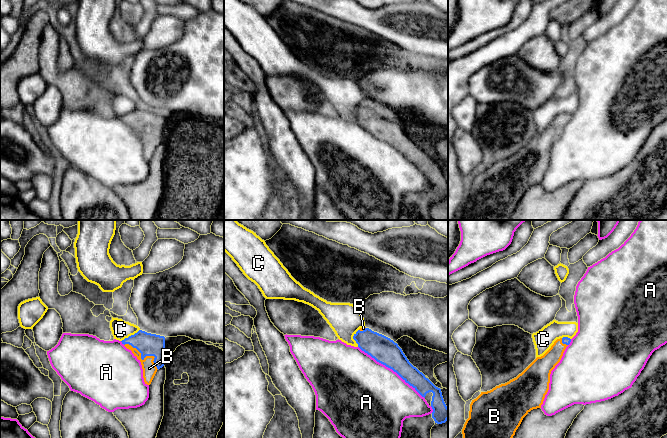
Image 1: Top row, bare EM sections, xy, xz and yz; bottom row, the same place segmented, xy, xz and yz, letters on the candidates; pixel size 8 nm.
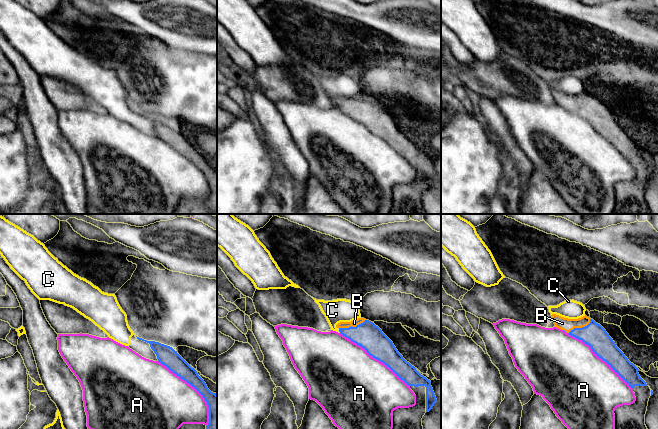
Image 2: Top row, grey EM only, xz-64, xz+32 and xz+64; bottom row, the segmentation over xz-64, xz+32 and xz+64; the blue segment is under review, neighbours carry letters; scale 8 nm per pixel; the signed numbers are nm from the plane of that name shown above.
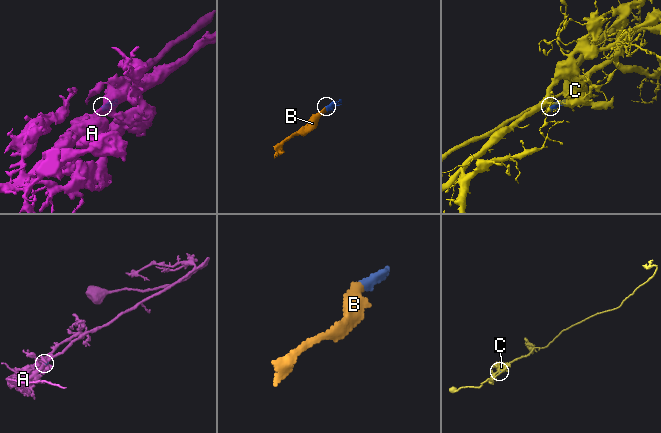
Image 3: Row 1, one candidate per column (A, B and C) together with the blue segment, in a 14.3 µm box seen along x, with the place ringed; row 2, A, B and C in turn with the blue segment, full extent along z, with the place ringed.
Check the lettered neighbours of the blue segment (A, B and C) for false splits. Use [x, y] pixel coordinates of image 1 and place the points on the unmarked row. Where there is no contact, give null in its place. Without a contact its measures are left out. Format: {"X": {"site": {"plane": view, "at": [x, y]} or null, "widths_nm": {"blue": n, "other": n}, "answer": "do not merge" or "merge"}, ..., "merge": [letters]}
{"A": {"site": {"plane": "xz", "at": [391, 144]}, "widths_nm": {"blue": 200, "other": 480}, "answer": "do not merge"}, "B": {"site": {"plane": "xy", "at": [143, 135]}, "widths_nm": {"blue": 180, "other": 110}, "answer": "merge"}, "C": {"site": {"plane": "xy", "at": [131, 111]}, "widths_nm": {"blue": 180, "other": 150}, "answer": "do not merge"}, "merge": ["B"]}

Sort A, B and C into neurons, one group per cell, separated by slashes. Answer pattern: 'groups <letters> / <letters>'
groups A / B / C

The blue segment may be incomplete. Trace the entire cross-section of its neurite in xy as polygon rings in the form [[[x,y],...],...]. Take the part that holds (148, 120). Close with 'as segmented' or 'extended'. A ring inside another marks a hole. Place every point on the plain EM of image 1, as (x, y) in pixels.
[[[139,106],[121,118],[141,138],[144,158],[150,161],[156,148],[165,140],[165,113]]]; extended

